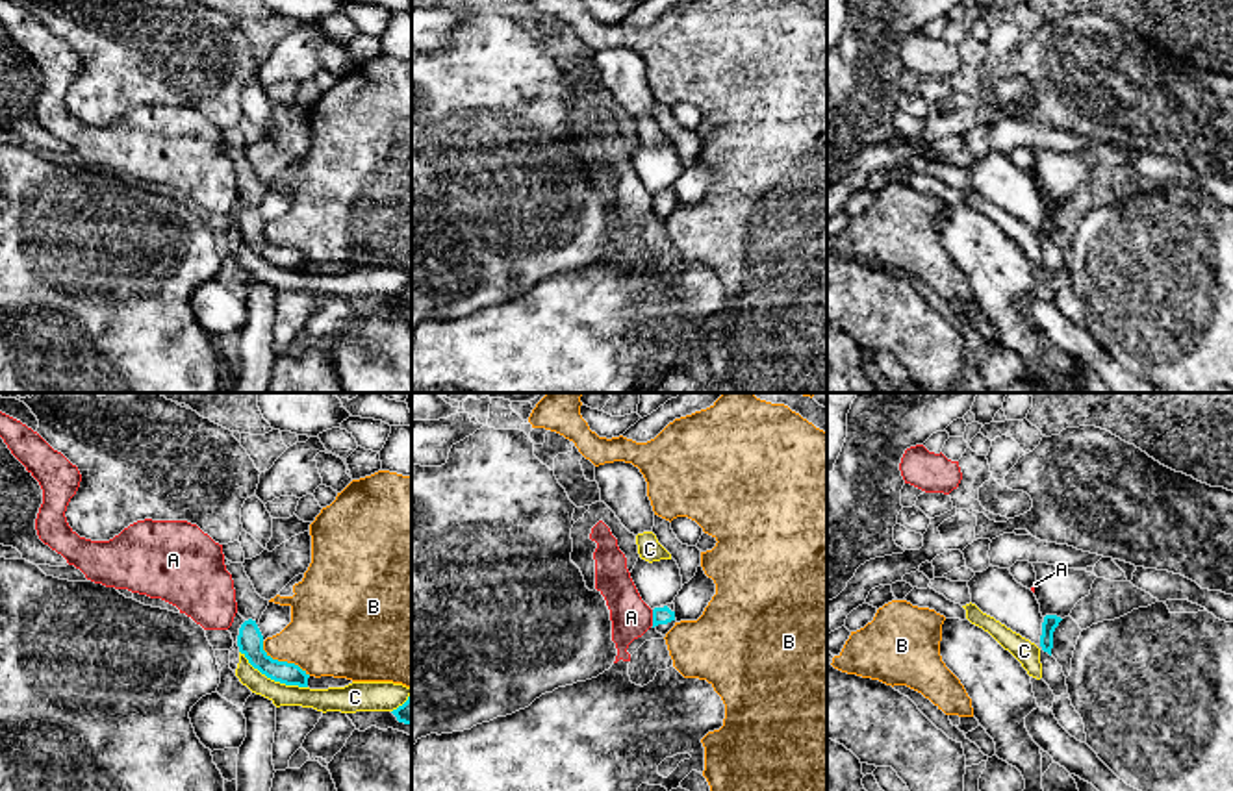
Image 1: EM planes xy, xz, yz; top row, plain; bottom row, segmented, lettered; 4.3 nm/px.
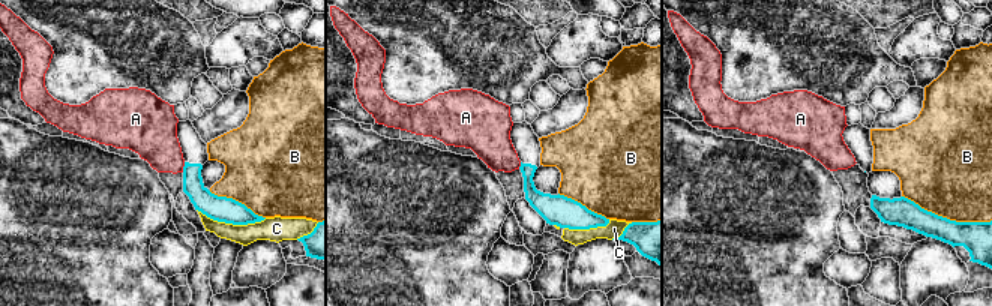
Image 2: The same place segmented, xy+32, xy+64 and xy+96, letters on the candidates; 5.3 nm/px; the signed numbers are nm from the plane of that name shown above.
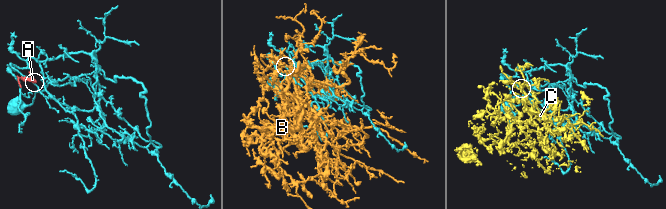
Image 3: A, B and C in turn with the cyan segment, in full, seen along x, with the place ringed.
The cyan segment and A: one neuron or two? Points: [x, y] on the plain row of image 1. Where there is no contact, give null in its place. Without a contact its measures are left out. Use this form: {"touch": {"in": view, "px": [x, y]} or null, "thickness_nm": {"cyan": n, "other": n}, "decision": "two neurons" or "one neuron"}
{"touch": {"in": "xz", "px": [653, 202]}, "thickness_nm": {"cyan": 80, "other": 180}, "decision": "two neurons"}

